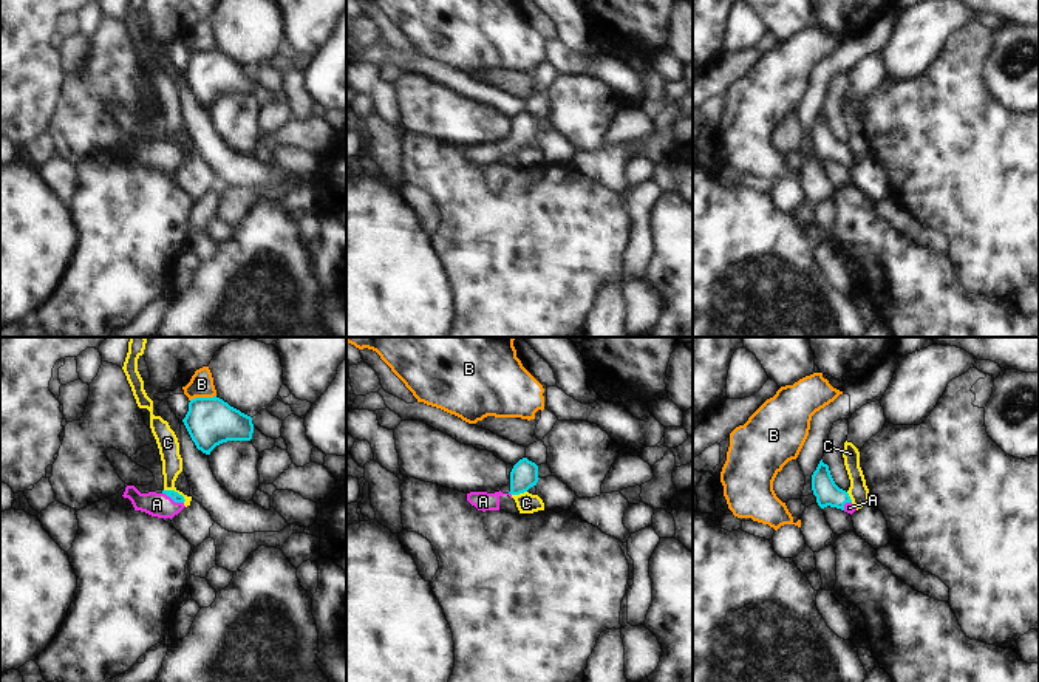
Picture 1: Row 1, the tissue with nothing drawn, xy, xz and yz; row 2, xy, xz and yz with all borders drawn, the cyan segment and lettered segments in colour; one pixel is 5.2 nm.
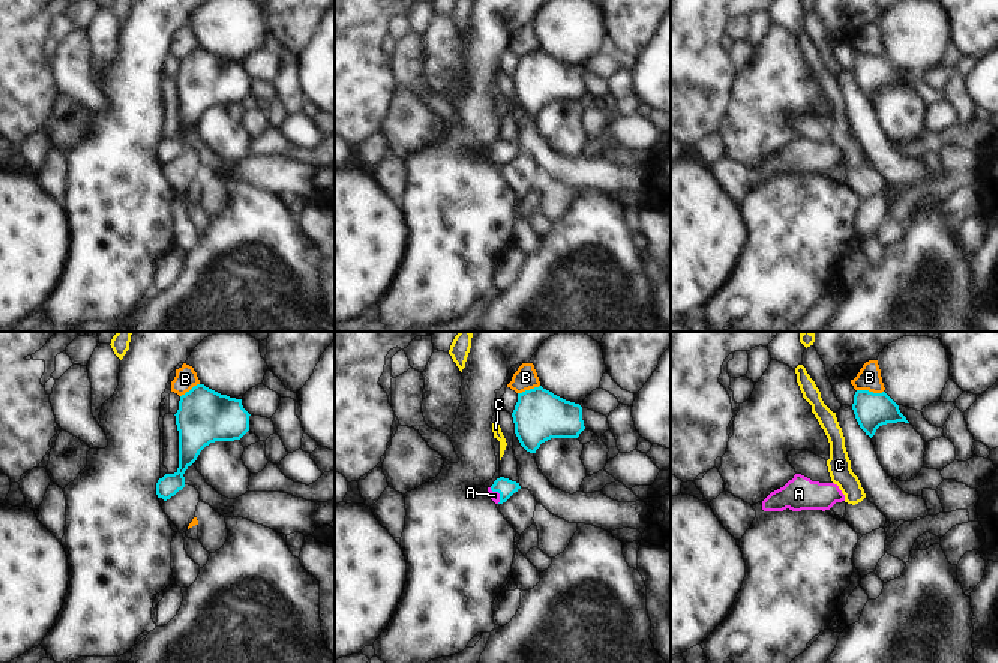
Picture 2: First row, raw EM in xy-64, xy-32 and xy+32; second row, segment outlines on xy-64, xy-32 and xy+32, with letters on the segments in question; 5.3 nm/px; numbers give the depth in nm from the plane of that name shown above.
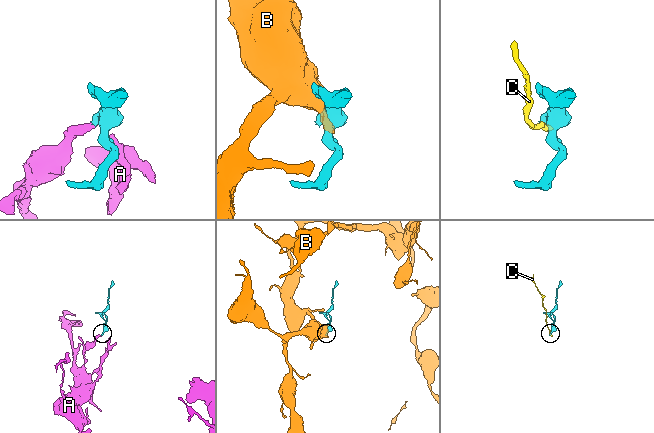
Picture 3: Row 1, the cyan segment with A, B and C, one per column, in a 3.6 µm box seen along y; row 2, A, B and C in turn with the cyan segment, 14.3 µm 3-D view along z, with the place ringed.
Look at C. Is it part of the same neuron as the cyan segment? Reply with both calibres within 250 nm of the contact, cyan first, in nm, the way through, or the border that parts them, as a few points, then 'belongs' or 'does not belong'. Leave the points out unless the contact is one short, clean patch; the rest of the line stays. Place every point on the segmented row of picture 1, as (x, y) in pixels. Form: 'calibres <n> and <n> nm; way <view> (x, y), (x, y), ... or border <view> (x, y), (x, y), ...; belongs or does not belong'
calibres 50 and 110 nm; border xy (164, 489), (173, 489), (186, 500); does not belong

